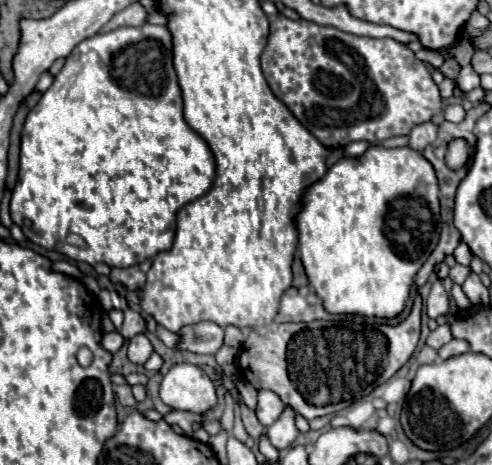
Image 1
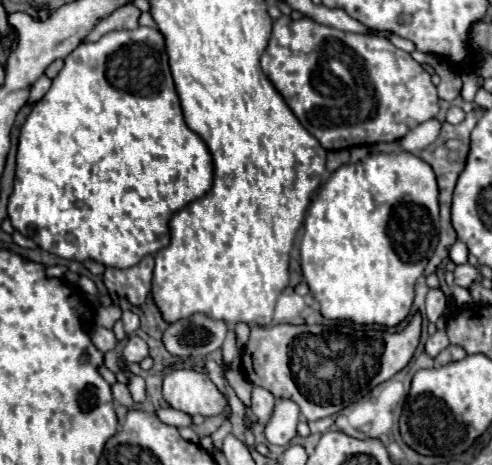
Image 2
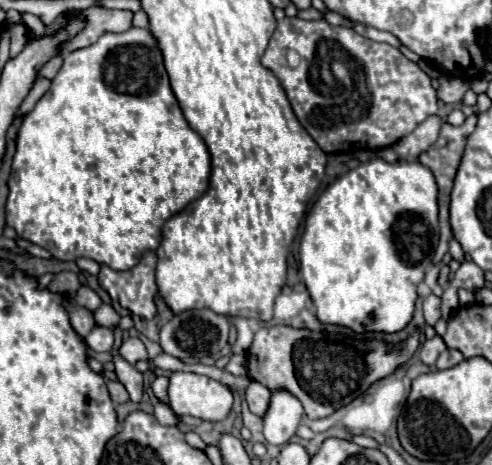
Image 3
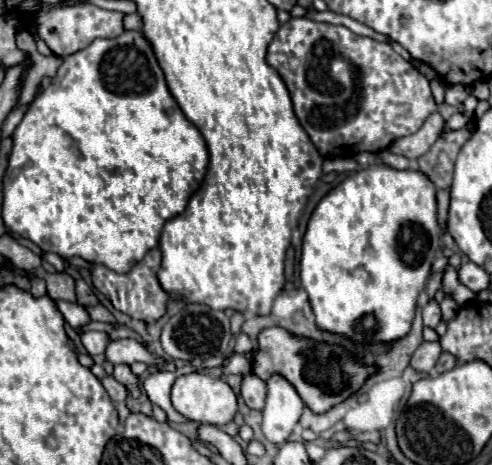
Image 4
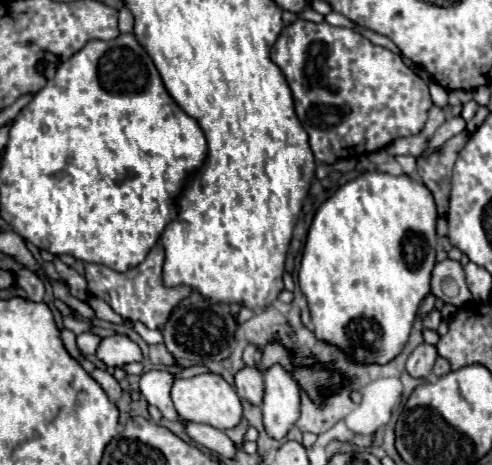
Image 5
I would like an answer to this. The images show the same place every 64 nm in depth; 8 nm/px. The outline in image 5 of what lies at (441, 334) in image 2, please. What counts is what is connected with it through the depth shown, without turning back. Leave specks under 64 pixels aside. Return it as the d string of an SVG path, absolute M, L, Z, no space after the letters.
M420 344L408 358L406 362L406 372L412 376L412 378L426 378L430 372L432 372L432 366L434 366L434 360L436 360L438 352L434 346L430 344Z

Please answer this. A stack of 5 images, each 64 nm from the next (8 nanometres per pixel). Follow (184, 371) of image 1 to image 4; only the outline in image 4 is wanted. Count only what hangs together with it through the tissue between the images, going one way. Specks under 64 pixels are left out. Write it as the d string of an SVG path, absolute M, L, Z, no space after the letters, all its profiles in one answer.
M198 372L176 378L172 386L172 404L184 418L200 424L214 424L214 426L224 426L232 422L238 412L238 398L234 390L222 378L210 378Z

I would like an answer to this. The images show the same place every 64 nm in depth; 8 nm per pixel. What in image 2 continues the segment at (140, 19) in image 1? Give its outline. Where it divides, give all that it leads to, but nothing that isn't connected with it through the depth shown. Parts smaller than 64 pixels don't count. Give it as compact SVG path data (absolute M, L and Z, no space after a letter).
M126 4L118 10L114 10L110 16L102 18L94 30L84 38L84 42L96 42L100 40L100 36L112 32L112 30L132 30L132 28L138 28L138 16L140 16L140 10L134 8L132 4Z

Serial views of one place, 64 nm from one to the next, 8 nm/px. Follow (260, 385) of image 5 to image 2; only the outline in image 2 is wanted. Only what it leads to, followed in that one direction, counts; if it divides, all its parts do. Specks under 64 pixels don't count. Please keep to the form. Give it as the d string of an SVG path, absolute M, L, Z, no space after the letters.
M254 386L250 410L252 410L252 414L254 414L262 424L268 422L268 418L270 418L270 414L272 414L272 408L274 408L274 400L276 400L276 398L274 398L266 388Z

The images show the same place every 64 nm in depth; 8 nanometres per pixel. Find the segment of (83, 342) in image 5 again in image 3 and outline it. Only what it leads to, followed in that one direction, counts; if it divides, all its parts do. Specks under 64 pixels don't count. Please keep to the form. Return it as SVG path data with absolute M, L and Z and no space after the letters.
M96 326L84 340L92 352L110 352L112 344L114 344L114 334L110 328Z

